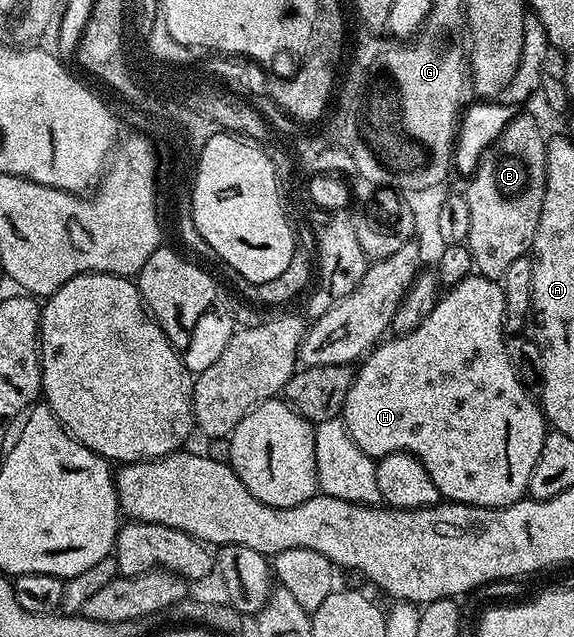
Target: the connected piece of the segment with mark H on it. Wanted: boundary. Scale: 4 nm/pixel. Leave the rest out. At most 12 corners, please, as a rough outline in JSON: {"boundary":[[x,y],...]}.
{"boundary":[[470,274],[360,361],[355,446],[446,501],[529,491],[547,421]]}

